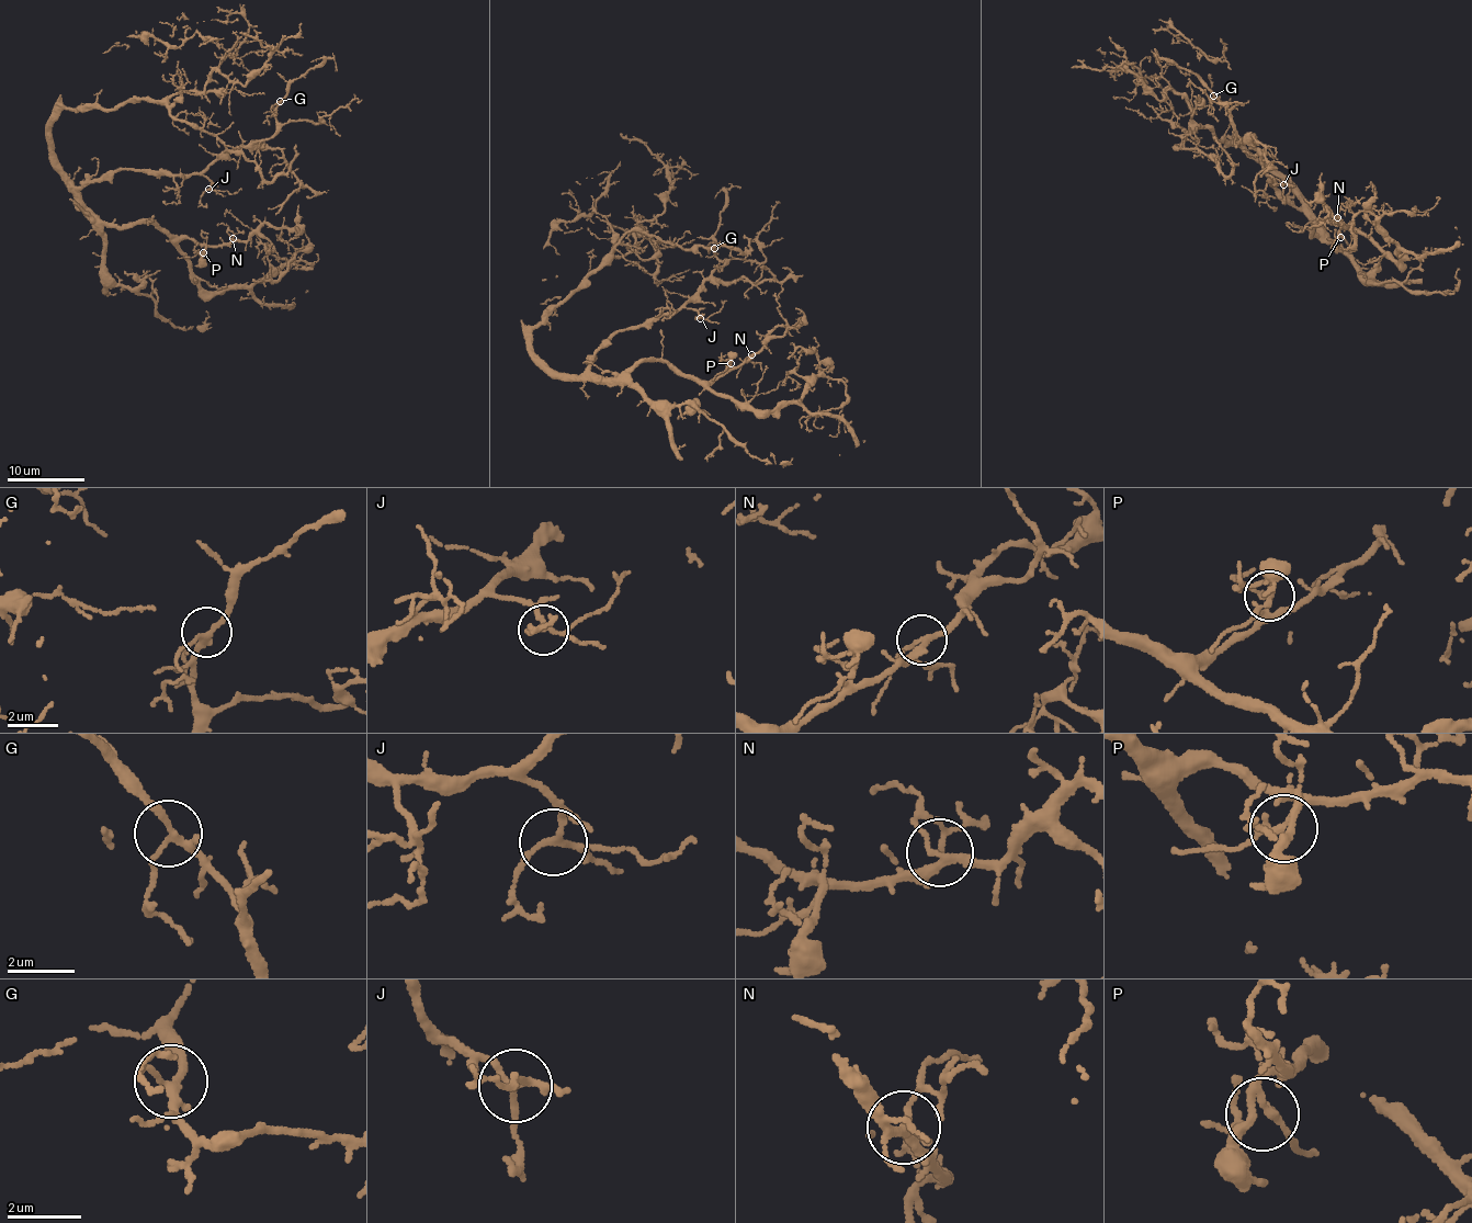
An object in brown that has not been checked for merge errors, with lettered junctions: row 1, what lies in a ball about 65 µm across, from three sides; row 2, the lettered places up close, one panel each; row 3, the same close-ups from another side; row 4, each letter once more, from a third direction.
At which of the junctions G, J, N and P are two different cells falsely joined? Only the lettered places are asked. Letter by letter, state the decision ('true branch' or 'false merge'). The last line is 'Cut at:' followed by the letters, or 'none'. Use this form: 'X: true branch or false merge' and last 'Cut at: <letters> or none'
G: true branch
J: true branch
N: true branch
P: true branch
Cut at: none

